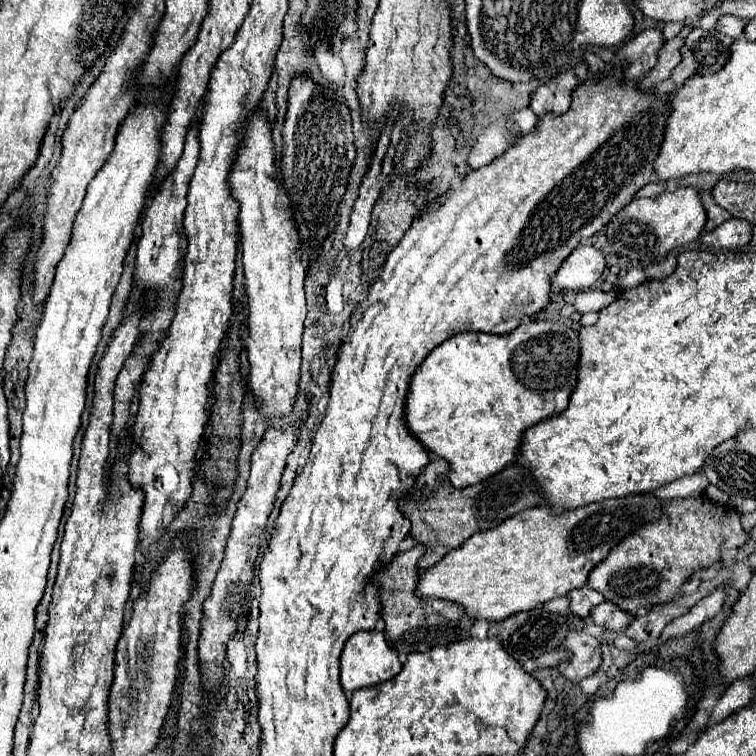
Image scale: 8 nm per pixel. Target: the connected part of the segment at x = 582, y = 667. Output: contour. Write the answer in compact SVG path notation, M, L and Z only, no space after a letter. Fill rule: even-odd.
M571 615L569 617L571 633L561 643L561 649L569 651L571 659L559 665L559 671L565 679L573 683L579 683L581 679L593 675L601 667L601 641L587 633L581 633L583 625L585 625L583 619L577 619Z

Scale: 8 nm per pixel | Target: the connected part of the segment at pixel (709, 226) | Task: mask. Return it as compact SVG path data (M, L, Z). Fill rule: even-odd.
M711 205L711 207L707 209L707 223L705 223L705 231L713 231L717 225L725 223L727 219L731 219L731 215L729 215L725 209L721 209L719 205Z

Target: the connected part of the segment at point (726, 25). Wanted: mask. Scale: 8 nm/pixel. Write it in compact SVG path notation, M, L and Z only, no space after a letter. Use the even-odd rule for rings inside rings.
M725 15L717 23L717 31L725 33L733 39L739 39L743 35L743 27L745 27L745 21L741 17L733 17L733 15Z

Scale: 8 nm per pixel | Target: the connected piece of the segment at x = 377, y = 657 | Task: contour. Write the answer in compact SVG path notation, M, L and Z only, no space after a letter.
M359 631L355 633L341 653L341 687L343 691L355 691L361 687L377 685L393 679L401 671L401 663L397 653L387 645L385 635L381 631Z

